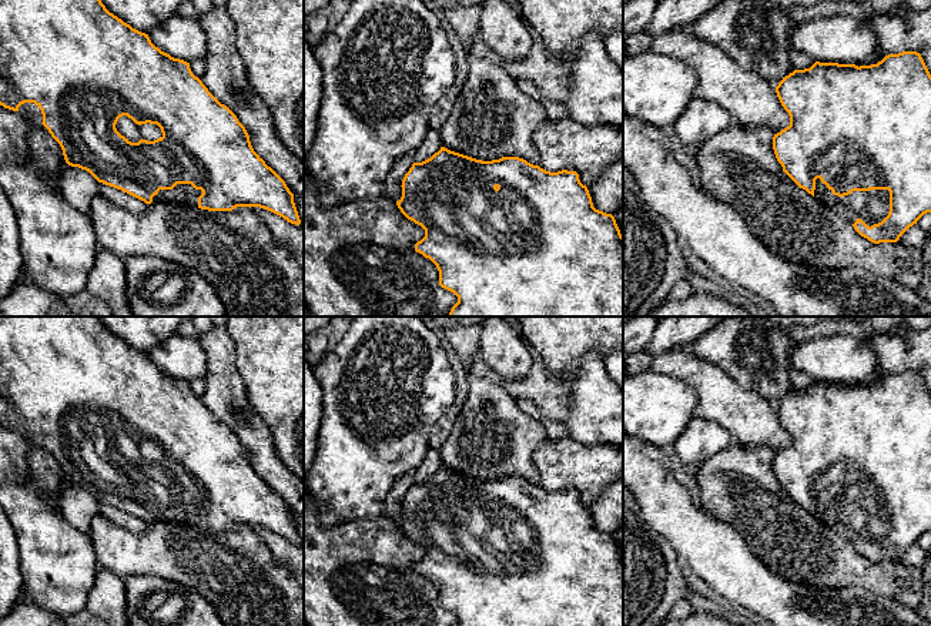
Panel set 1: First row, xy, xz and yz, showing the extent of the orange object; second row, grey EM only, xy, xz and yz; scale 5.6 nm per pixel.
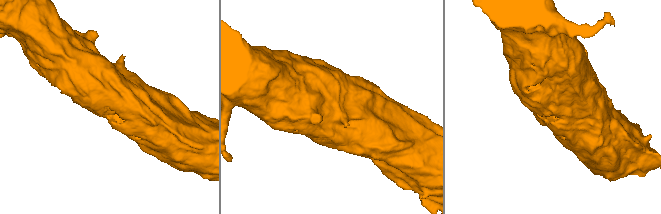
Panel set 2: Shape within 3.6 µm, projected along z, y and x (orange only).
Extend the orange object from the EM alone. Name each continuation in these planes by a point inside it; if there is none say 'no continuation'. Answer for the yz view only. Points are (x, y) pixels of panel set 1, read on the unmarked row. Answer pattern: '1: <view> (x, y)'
1: yz (873, 525)

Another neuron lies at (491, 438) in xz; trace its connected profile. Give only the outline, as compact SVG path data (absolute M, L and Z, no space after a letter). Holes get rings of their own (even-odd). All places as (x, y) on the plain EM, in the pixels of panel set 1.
M473 375L468 376L468 384L463 408L439 448L442 466L482 481L519 476L539 485L533 452L549 439L542 424L522 412L518 399L502 386Z

